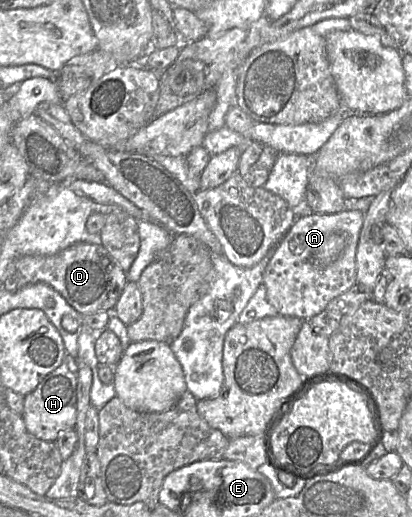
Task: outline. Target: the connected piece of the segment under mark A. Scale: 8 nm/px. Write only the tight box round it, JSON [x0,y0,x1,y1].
[263,210,365,320]

